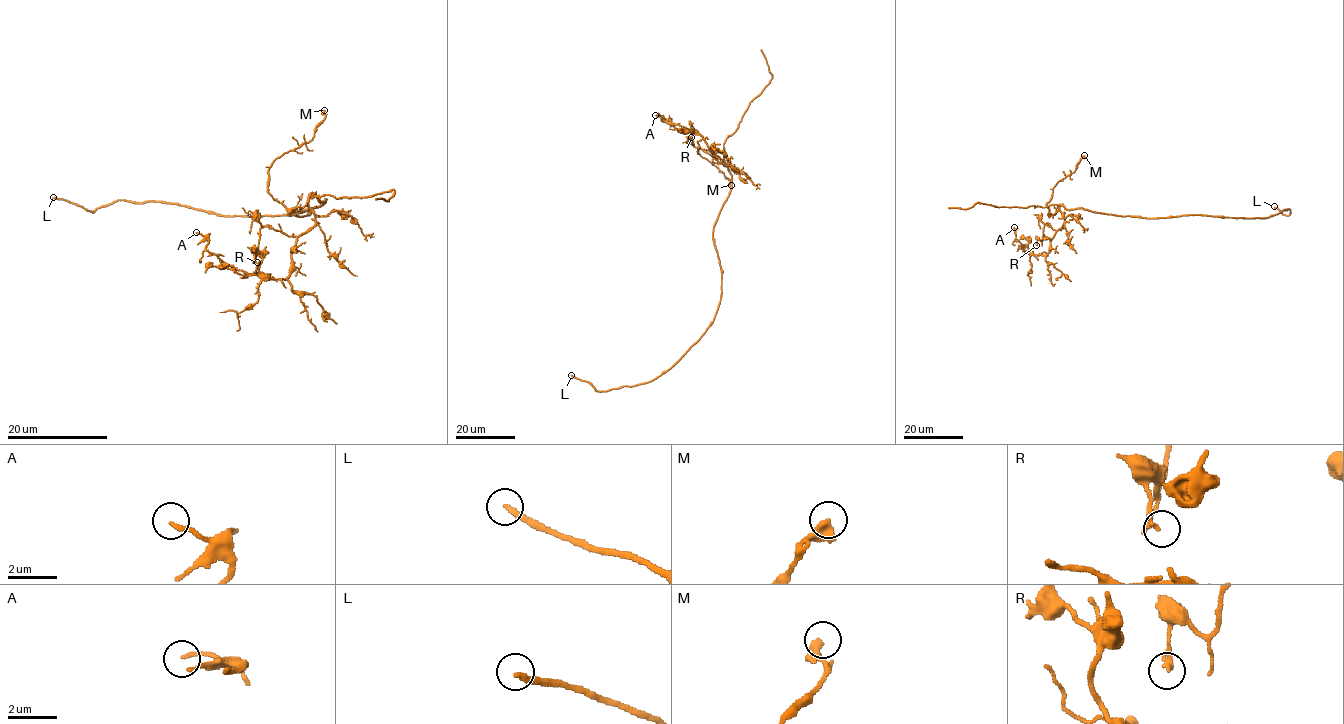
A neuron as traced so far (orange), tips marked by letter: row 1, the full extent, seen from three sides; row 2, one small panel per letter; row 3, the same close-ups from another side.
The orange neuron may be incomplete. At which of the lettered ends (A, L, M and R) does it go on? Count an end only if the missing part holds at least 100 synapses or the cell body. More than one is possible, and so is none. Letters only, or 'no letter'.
L

